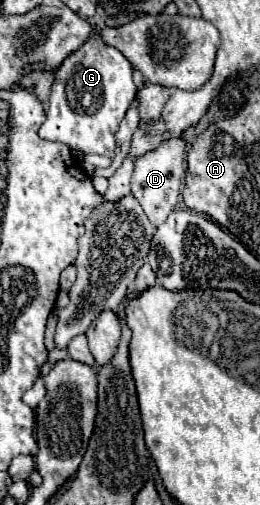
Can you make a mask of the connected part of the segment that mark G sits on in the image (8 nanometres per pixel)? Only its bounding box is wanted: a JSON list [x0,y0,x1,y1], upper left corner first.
[39,32,137,158]

